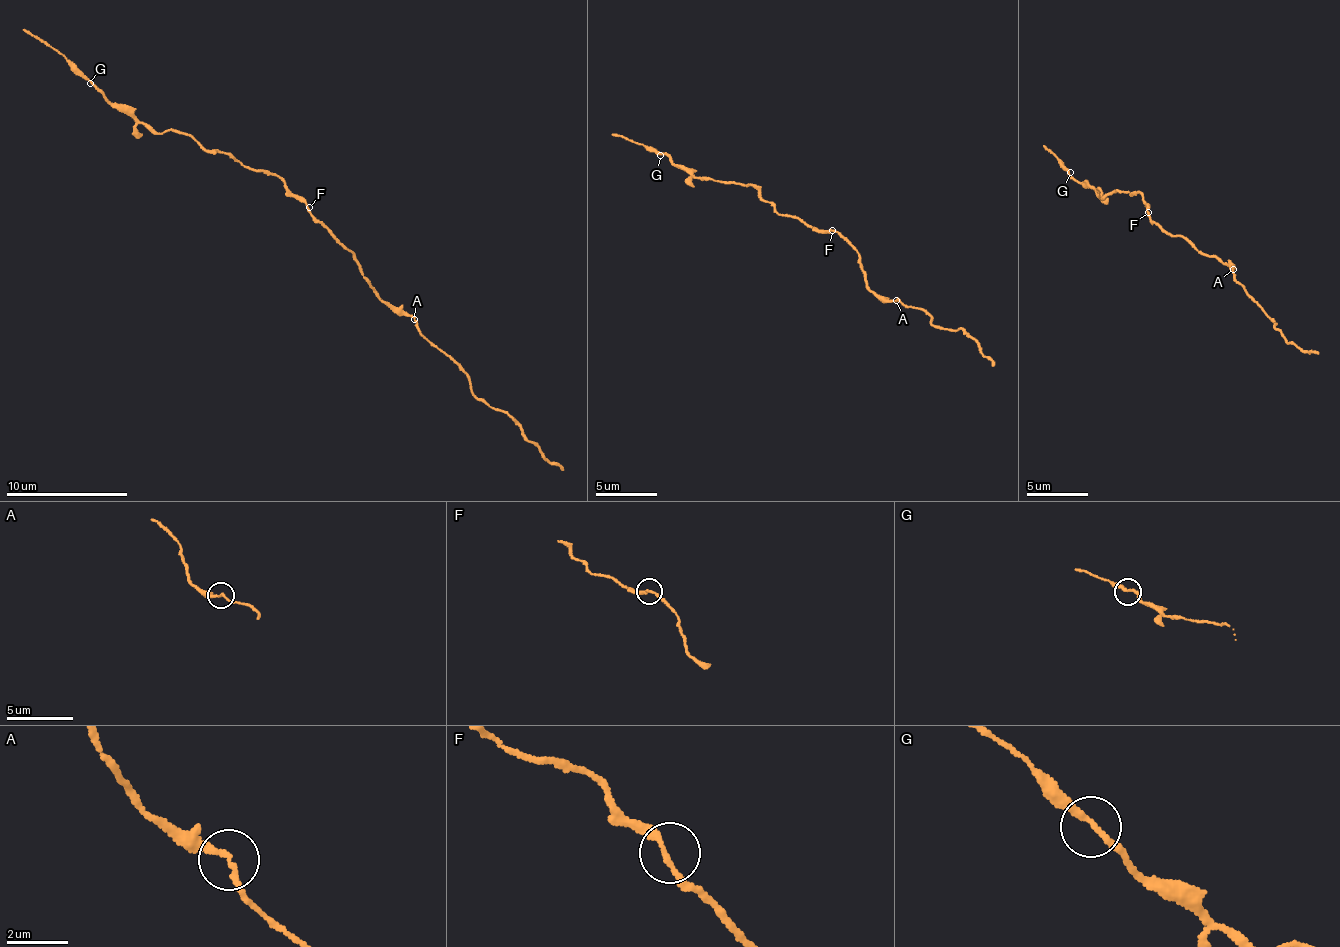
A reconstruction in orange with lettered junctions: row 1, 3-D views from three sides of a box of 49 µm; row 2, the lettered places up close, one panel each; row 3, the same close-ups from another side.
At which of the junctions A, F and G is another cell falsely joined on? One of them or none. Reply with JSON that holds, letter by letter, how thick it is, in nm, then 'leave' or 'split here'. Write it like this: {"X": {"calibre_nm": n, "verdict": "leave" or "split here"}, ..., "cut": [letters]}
{"A": {"calibre_nm": 180, "verdict": "leave"}, "F": {"calibre_nm": 180, "verdict": "leave"}, "G": {"calibre_nm": 200, "verdict": "leave"}, "cut": []}

